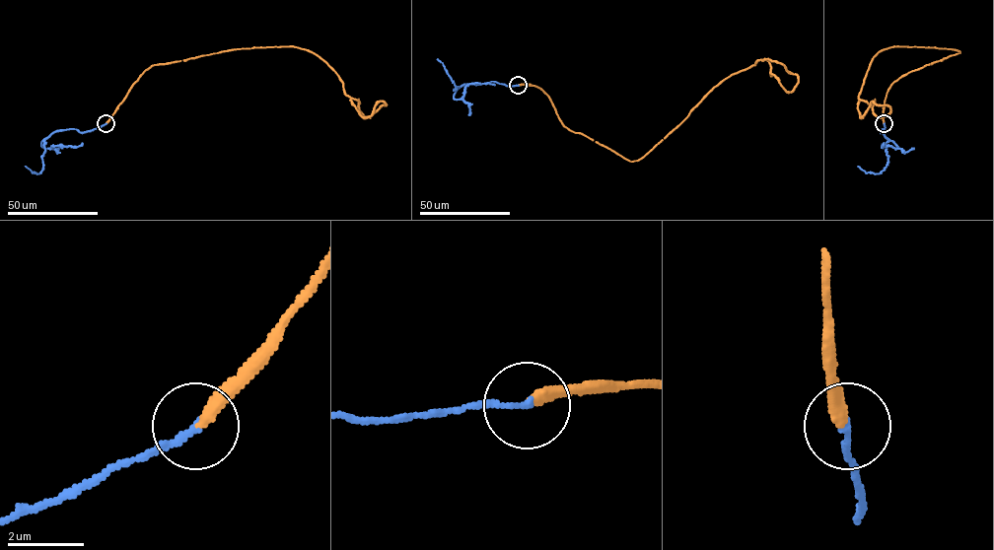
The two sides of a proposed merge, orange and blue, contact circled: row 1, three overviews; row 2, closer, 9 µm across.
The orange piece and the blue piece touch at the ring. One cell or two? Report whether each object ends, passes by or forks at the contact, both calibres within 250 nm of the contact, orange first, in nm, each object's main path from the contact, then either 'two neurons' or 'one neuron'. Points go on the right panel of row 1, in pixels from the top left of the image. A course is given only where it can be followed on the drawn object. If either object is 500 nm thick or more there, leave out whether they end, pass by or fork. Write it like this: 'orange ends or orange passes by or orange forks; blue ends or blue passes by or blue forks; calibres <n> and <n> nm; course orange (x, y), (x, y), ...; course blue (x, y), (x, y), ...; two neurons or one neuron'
orange ends; blue ends; calibres 320 and 180 nm; course orange (884, 123), (895, 81), (960, 52), (880, 51), (859, 99), (890, 112), (872, 101), (860, 116), (859, 100); course blue (884, 123), (885, 128), (880, 132), (884, 129), (887, 140), (887, 165), (876, 173), (866, 172), (858, 166); one neuron

